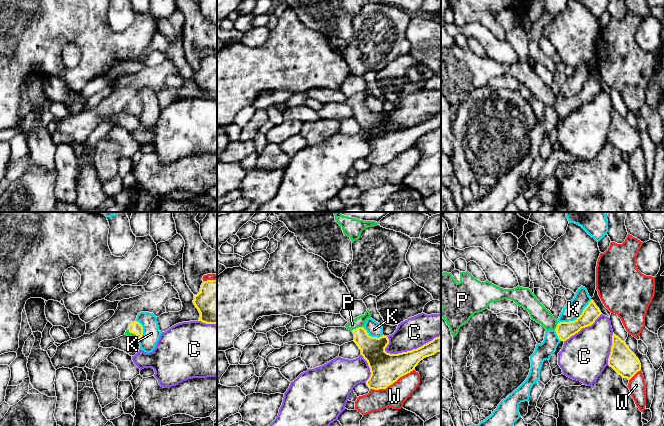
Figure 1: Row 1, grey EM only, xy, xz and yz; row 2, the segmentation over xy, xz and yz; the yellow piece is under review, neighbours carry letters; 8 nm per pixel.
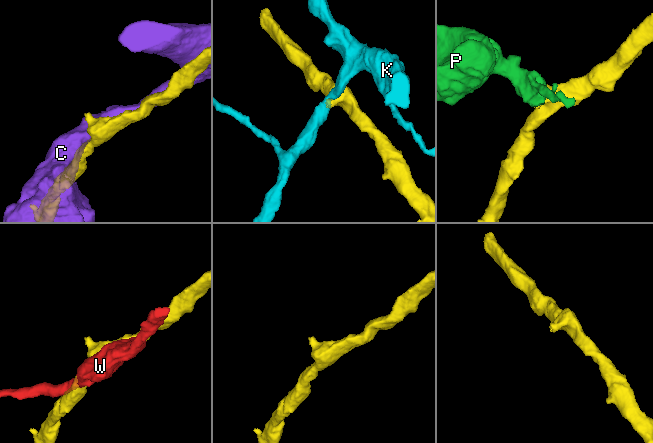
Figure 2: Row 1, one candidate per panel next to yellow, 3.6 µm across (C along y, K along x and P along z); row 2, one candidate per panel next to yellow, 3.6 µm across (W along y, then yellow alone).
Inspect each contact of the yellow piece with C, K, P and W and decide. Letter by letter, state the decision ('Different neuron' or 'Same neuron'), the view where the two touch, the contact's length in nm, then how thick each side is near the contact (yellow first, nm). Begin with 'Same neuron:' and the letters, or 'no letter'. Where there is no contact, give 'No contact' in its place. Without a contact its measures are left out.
Same neuron: P
C: Different neuron. Touches yellow in xz. Shared border 480 nm. Thickness 220 nm (yellow) against 240 nm
K: Different neuron. Touches yellow in yz. Shared border 340 nm. Thickness 140 nm (yellow) against 150 nm
P: Same neuron. Touches yellow in xz. Shared border 110 nm. Thickness 190 nm (yellow) against 80 nm
W: Different neuron. Touches yellow in xz. Shared border 380 nm. Thickness 240 nm (yellow) against 180 nm

